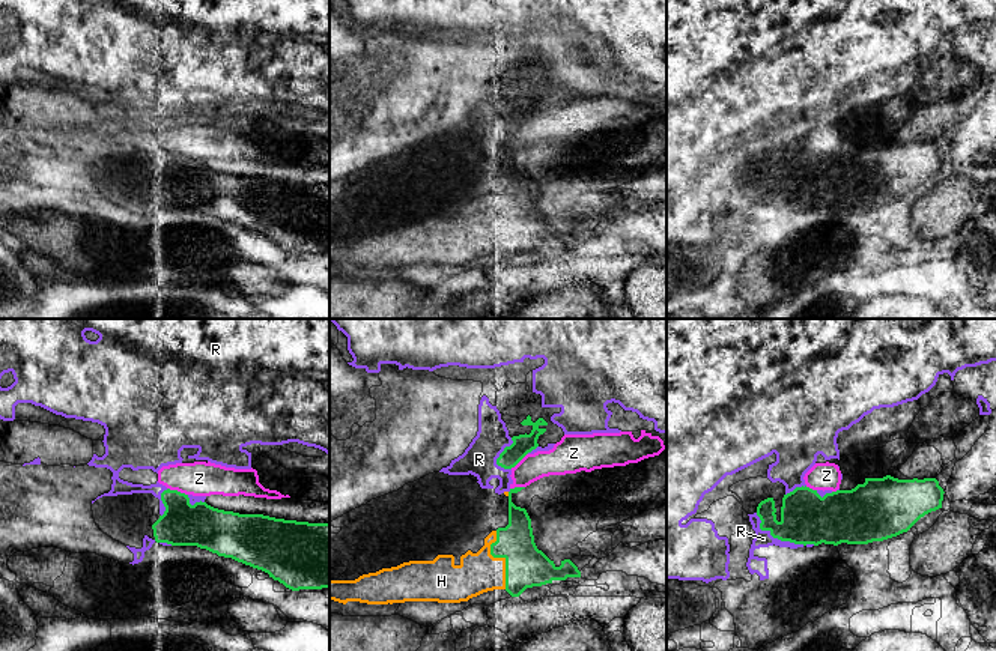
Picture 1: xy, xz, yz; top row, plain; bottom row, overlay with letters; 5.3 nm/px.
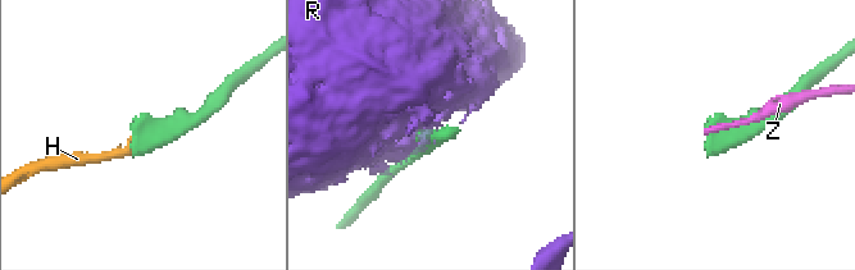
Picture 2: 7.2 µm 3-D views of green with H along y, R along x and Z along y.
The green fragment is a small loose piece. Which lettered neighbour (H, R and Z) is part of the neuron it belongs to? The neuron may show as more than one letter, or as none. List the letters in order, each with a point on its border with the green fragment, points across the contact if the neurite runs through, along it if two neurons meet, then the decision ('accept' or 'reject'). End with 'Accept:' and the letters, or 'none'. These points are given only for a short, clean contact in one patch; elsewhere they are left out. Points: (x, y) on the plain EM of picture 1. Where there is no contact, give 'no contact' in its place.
H: xz (501, 220) | accept
R: yz (780, 202) | reject
Z: xy (176, 154) | reject
Accept: H

